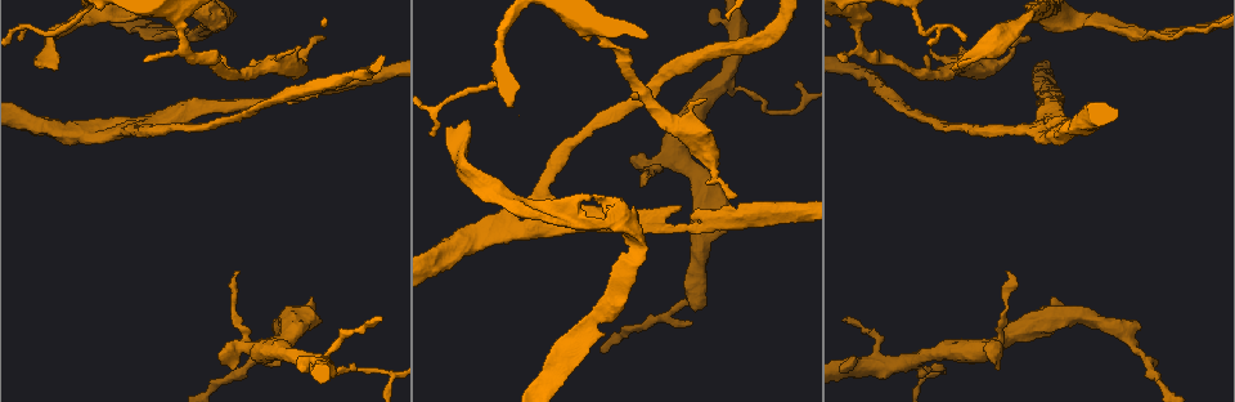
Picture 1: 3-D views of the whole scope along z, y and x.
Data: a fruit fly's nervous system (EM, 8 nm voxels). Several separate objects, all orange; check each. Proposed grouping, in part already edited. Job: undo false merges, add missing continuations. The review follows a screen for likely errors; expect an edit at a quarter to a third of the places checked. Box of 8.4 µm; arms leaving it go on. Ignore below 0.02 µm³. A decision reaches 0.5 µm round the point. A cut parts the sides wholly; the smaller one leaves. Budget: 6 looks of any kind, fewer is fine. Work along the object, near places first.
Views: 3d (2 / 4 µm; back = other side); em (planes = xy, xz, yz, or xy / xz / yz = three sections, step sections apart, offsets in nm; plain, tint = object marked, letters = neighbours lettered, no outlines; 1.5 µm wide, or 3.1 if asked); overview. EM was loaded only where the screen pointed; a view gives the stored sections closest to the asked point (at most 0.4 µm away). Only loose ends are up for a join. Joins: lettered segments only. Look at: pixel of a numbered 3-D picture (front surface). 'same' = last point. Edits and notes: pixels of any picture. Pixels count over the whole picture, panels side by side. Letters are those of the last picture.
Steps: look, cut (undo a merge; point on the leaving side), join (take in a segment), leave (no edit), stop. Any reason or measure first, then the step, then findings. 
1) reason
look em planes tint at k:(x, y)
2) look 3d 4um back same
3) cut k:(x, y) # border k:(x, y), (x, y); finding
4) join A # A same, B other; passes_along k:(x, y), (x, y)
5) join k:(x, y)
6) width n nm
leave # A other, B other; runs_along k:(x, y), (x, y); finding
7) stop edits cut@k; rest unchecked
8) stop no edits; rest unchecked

look 3d 2um at 1:(708, 156)

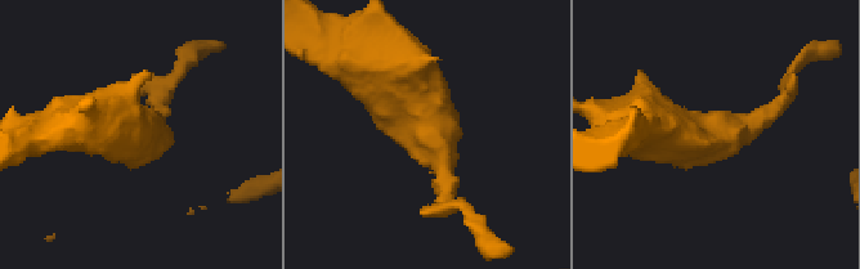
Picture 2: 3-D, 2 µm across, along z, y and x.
look em planes letters at 2:(431, 125)

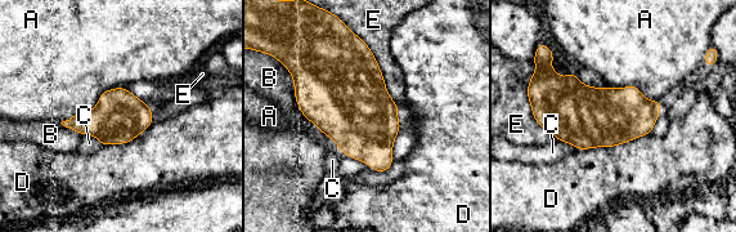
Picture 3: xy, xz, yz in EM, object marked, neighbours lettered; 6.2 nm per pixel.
leave # A other, B other, C other, D other, E other; border 3:(650, 133), (614, 146), (577, 150); one cell here

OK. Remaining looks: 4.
branch stops here
look 3d 2um at 1:(138, 31)

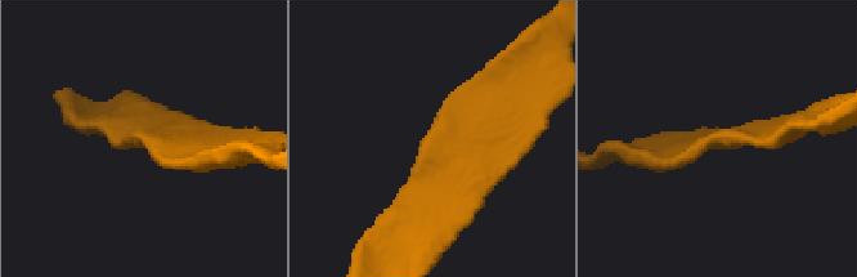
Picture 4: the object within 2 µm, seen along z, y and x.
look em yz step 8 tint at 4:(145, 140)

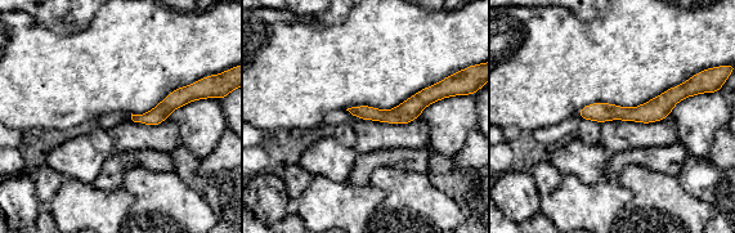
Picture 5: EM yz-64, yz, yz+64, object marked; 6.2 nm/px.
cut it another way
look em planes letters same

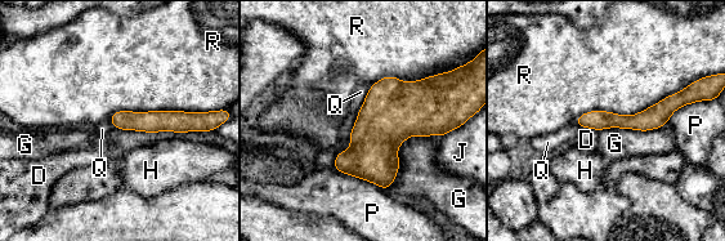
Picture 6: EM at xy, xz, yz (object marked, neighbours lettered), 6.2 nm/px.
leave # D other, G other, H other, J other, P other, Q other, R other; runs_along 6:(684, 101), (643, 121), (580, 121); none of them fits

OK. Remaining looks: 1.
stop no edits; rest unchecked

